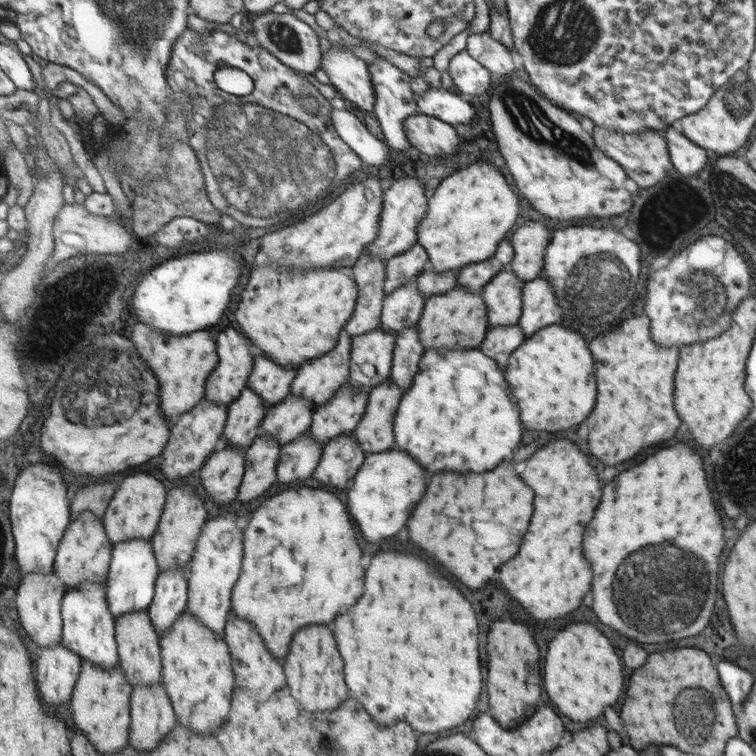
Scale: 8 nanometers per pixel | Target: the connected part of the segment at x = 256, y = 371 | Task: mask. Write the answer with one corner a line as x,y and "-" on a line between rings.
264,354
254,355
254,364
248,386
260,396
261,401
268,408
273,404
282,402
291,392
291,384
297,370
281,367
277,362
271,361

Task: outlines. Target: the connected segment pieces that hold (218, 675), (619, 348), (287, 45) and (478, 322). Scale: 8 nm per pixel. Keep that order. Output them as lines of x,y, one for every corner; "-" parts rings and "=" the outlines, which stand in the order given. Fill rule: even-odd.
186,611
176,626
161,639
165,663
164,680
170,698
178,710
182,724
192,726
194,732
212,734
228,716
234,688
234,672
229,646
222,635
211,631
194,613
=
627,306
622,324
614,332
590,342
594,360
598,360
598,412
588,420
588,452
606,466
636,456
642,446
650,448
670,440
682,424
674,410
674,374
680,348
663,347
653,339
646,313
633,317
632,306
=
264,12
260,15
248,15
247,27
254,32
260,47
270,51
282,64
298,73
314,75
321,66
318,36
305,22
292,14
276,14
-
253,23
253,24
248,24
=
458,286
456,289
426,298
422,316
416,327
419,327
421,340
426,349
444,347
470,350
476,349
484,340
488,323
488,309
481,293
473,293

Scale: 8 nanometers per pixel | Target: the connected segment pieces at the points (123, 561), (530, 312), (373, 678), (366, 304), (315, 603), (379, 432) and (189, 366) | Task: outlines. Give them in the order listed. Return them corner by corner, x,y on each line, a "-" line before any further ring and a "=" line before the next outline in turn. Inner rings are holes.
132,539
114,546
113,564
109,574
109,601
112,612
120,619
134,611
149,610
157,595
161,565
155,553
154,543
146,539
=
538,276
524,282
524,310
518,326
526,337
545,326
560,323
564,310
558,304
557,296
549,280
=
394,548
372,558
366,570
366,596
342,620
334,622
334,636
338,636
342,656
346,656
346,680
350,680
352,698
380,724
406,720
424,734
452,730
474,712
482,690
478,634
476,610
462,592
420,554
=
364,253
351,268
353,279
359,286
354,312
346,323
346,330
352,337
369,333
380,326
386,295
383,287
385,263
383,258
=
302,486
274,494
246,525
245,563
232,592
234,614
250,620
262,632
266,644
270,644
270,652
284,658
298,628
306,624
330,624
364,592
362,550
358,542
358,530
350,522
346,506
332,492
=
390,376
368,392
365,413
353,431
367,457
394,448
394,418
402,397
401,388
=
148,323
136,326
133,339
142,352
140,362
143,365
148,364
163,384
161,395
166,418
177,422
187,412
192,411
205,396
205,382
219,363
217,340
212,338
210,332
204,330
181,337
165,335
160,329
155,329

